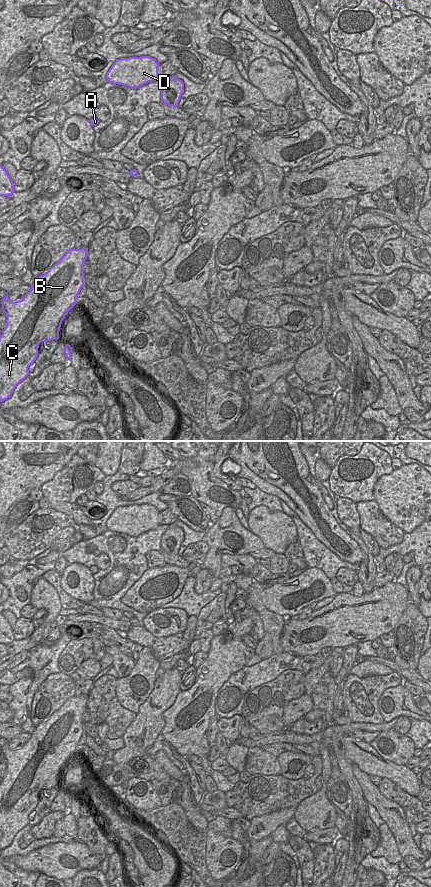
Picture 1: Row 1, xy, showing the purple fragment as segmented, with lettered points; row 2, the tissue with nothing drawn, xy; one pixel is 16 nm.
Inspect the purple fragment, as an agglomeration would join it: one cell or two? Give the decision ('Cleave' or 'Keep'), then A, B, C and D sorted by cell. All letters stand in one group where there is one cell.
Keep. Groups: A B C D.

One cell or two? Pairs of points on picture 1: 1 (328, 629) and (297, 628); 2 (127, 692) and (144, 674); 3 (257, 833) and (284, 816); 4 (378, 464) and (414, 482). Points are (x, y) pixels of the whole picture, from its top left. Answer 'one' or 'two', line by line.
1: one
2: one
3: one
4: two

